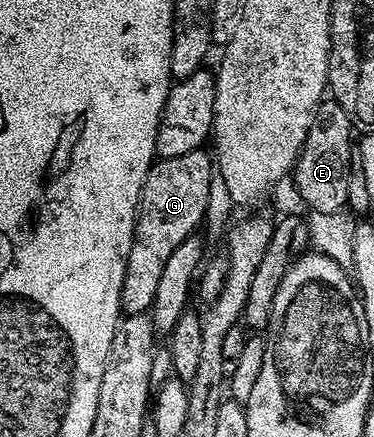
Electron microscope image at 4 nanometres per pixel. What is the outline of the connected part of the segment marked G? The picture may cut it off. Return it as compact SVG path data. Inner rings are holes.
M206 148L189 151L189 155L164 157L152 164L141 191L135 238L127 256L127 274L121 287L124 314L147 313L150 310L169 255L173 255L179 244L204 224L212 176L213 157Z

